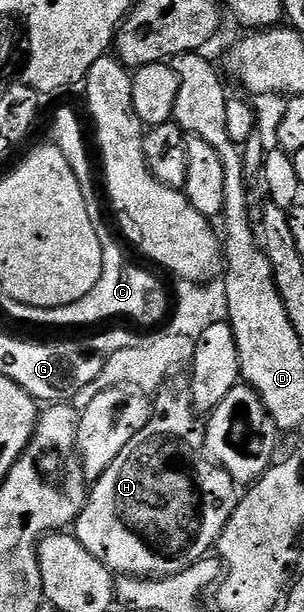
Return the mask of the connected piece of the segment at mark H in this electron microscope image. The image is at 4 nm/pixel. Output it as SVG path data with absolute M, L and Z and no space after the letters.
M161 391L156 394L151 405L149 422L143 427L143 431L136 433L131 439L131 443L127 443L127 447L123 447L123 451L119 451L115 463L111 463L111 467L107 467L107 471L103 471L103 475L98 481L92 482L87 493L85 510L75 518L75 536L77 540L83 543L83 547L87 547L87 551L91 551L91 555L95 555L95 559L99 559L117 575L159 577L178 573L189 565L195 564L196 561L202 560L216 546L217 540L220 539L221 532L227 527L227 523L231 519L239 500L239 493L236 493L238 490L235 488L235 482L231 479L231 475L227 475L225 469L220 469L218 465L213 464L205 452L205 431L198 414L194 410L190 394L188 392L165 392Z

